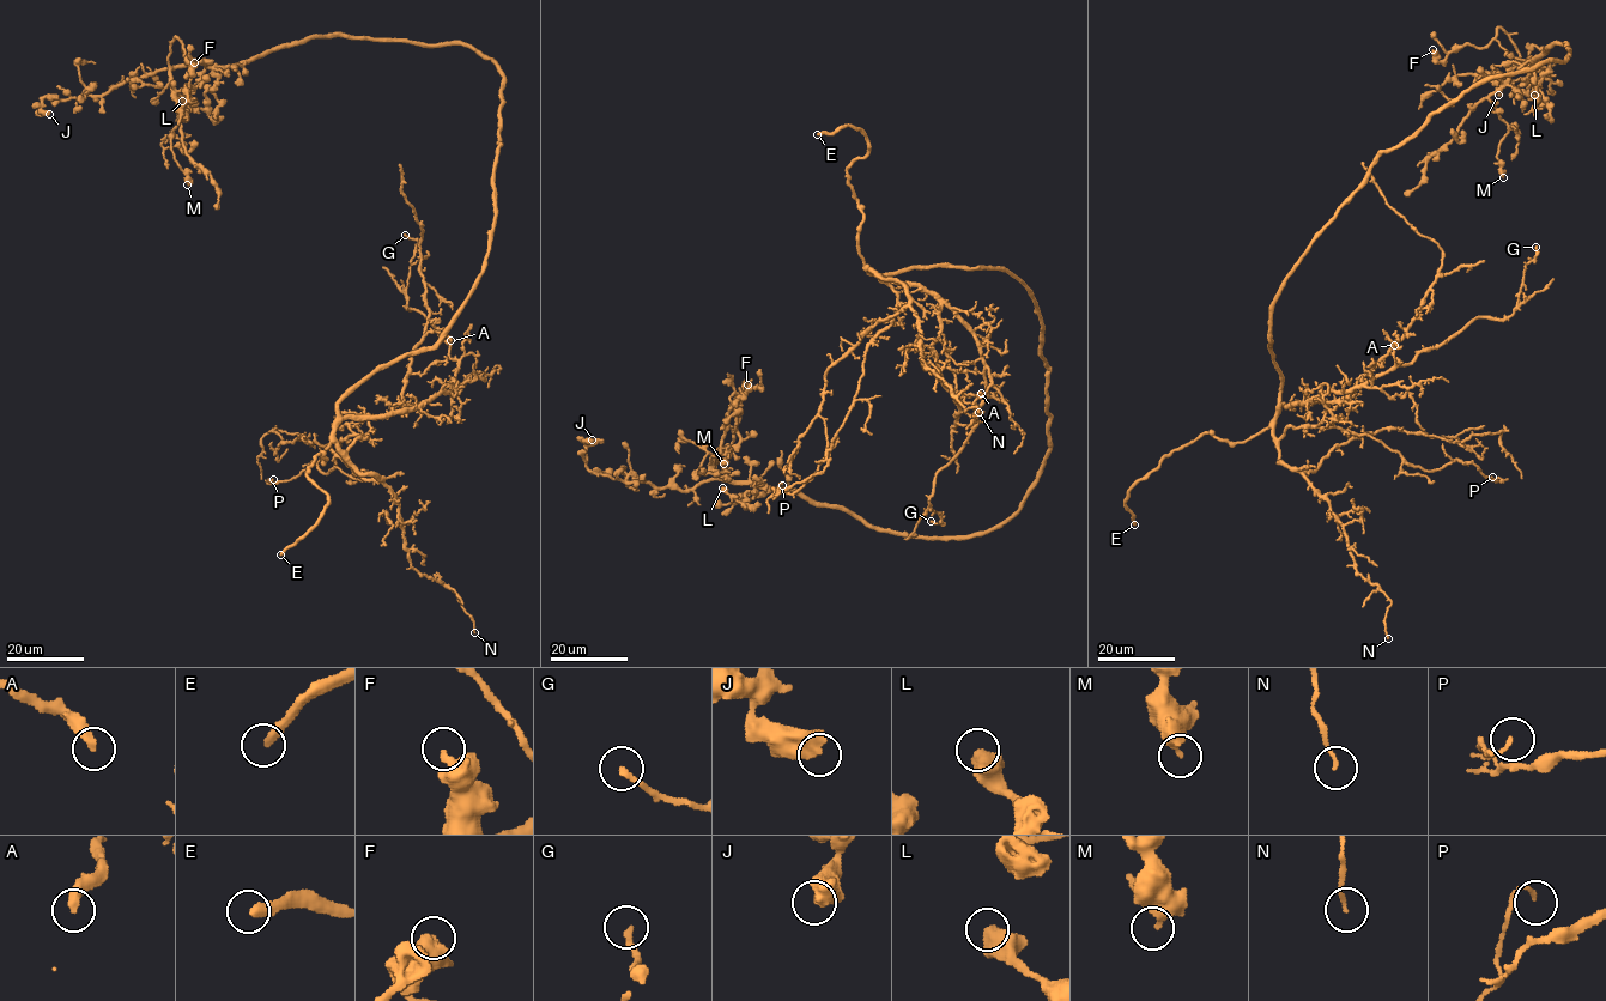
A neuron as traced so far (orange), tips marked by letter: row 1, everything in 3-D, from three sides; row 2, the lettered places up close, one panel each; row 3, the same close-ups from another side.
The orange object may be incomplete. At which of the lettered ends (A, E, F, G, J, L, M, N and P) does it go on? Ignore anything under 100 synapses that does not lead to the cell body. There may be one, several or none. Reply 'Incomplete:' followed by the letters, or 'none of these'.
Incomplete: E

